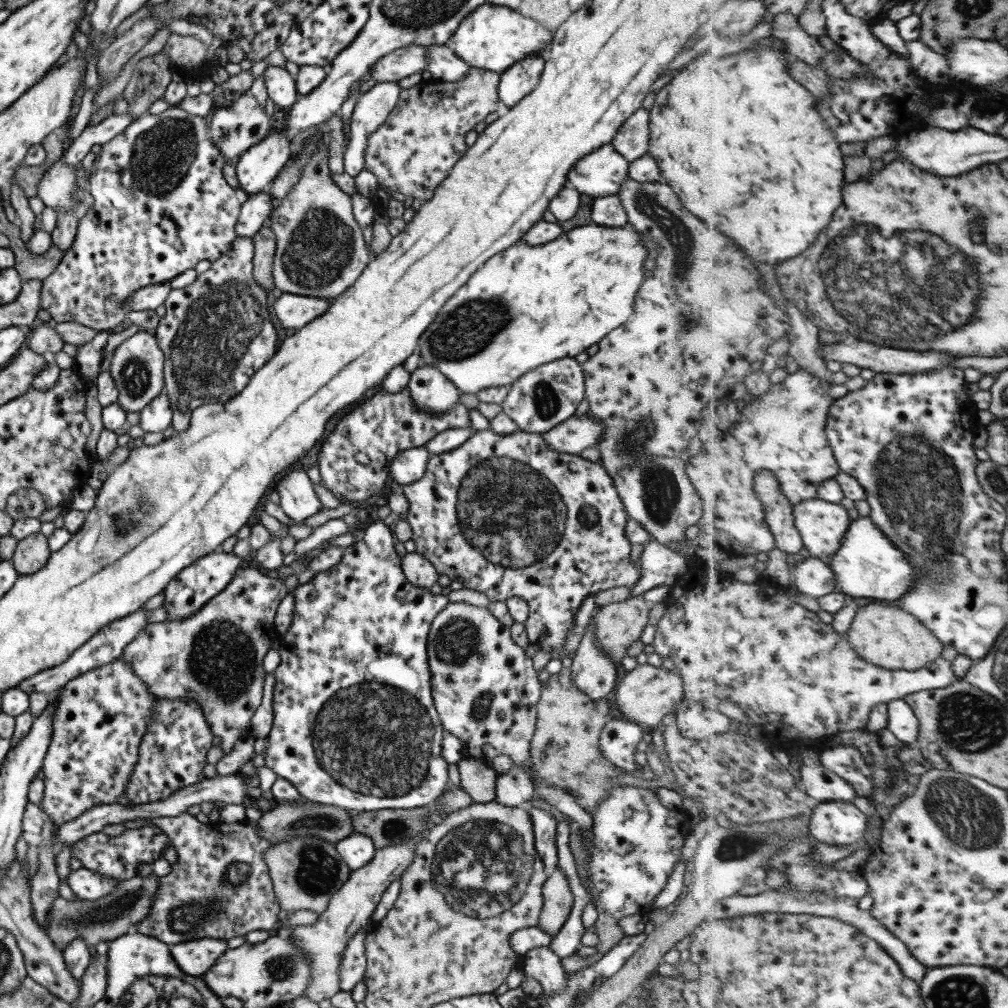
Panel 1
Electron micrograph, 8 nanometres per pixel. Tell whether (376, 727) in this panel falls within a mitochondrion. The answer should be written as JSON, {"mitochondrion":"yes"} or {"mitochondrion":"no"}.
{"mitochondrion":"yes"}

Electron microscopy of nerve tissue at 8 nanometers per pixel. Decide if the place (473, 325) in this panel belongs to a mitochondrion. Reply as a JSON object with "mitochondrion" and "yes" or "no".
{"mitochondrion":"yes"}

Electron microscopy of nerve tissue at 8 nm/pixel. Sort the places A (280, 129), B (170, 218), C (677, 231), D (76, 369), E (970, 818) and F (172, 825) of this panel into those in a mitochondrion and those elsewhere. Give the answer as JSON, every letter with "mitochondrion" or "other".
{"A":"other","B":"other","C":"mitochondrion","D":"other","E":"mitochondrion","F":"other"}

